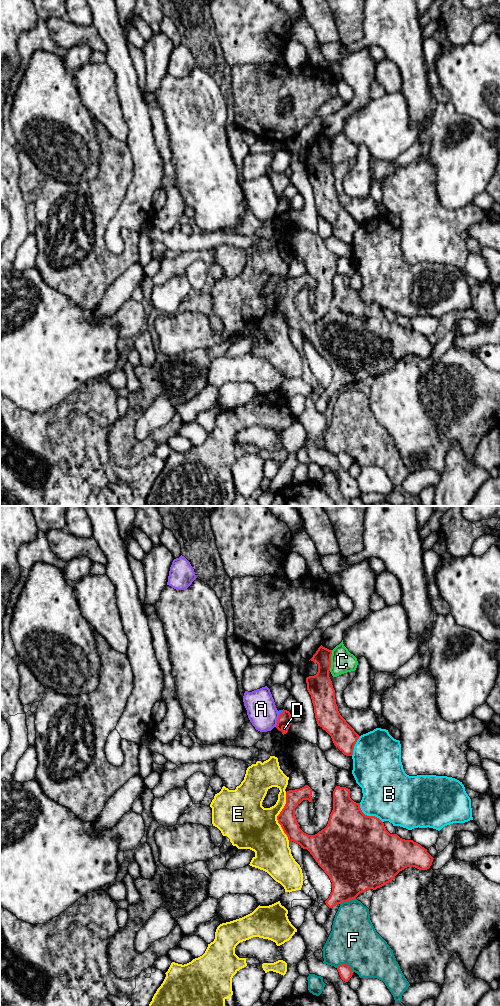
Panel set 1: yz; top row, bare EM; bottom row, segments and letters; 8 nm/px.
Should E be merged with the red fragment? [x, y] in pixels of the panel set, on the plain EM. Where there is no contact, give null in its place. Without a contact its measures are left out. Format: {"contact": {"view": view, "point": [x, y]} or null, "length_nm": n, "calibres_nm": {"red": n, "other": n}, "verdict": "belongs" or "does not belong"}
{"contact": {"view": "yz", "point": [277, 305]}, "length_nm": 400, "calibres_nm": {"red": 140, "other": 380}, "verdict": "does not belong"}

